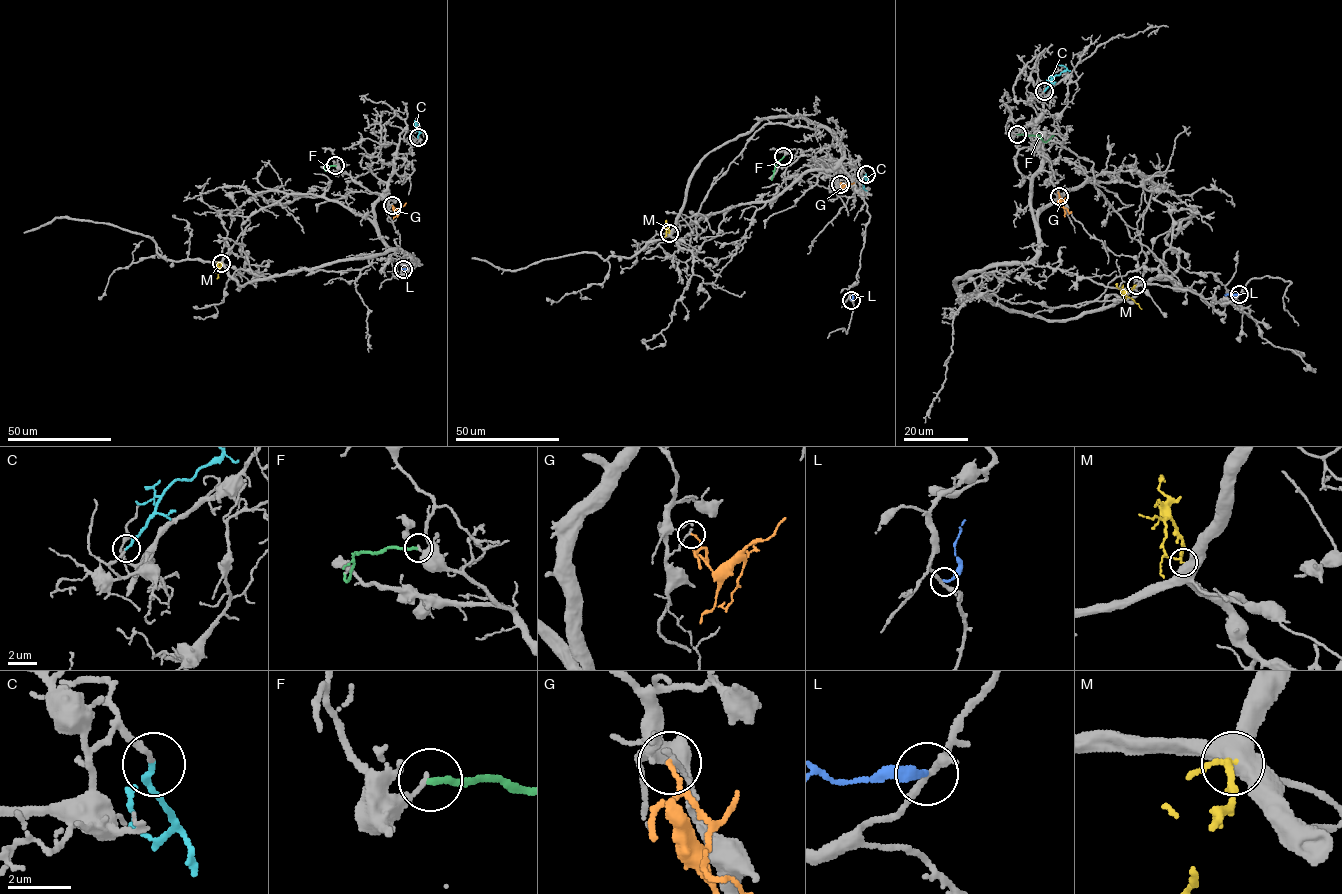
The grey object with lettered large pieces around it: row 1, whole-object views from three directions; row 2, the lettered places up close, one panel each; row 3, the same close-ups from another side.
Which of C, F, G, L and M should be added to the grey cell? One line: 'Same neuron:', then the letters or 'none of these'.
Same neuron: C

